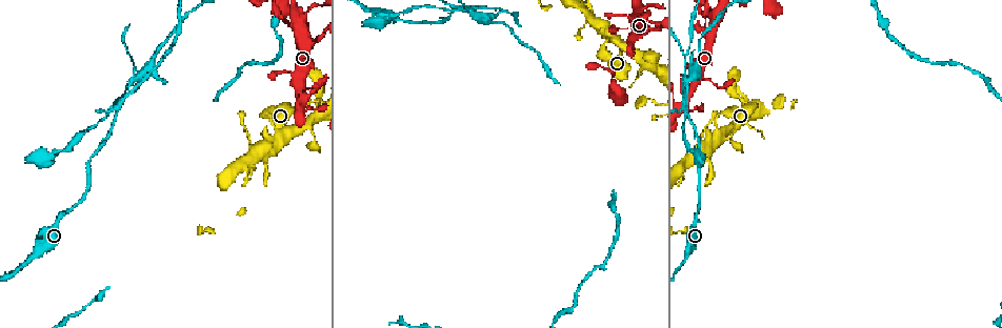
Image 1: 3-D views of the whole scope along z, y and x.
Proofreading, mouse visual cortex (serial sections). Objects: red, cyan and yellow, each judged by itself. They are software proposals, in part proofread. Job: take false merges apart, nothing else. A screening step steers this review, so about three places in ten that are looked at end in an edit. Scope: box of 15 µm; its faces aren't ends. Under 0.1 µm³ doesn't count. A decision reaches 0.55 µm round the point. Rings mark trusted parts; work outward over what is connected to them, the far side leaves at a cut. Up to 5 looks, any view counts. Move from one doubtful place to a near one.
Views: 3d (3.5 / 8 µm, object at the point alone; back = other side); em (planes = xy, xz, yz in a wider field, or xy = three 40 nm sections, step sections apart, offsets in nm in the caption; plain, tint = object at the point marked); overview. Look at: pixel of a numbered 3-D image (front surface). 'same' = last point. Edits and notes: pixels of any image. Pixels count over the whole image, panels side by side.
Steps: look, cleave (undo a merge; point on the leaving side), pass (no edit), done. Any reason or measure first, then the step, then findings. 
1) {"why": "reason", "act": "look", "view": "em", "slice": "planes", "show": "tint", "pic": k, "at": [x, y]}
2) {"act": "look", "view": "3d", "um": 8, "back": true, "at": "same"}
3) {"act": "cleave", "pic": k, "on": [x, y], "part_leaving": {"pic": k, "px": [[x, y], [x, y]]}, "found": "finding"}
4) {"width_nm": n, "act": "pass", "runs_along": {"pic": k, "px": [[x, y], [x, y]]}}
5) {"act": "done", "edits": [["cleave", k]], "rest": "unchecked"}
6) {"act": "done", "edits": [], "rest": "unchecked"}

{"why": "thick turns thin", "act": "look", "view": "3d", "um": 8, "pic": 1, "at": [721, 136]}

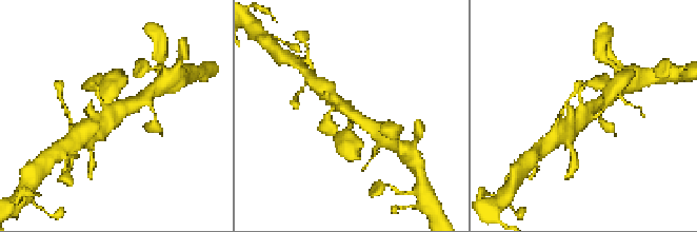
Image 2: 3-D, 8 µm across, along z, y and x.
{"arms": 4, "arm_widths_nm": [150, 200, 400, 450], "act": "look", "view": "em", "slice": "xy", "step": 3, "show": "tint", "pic": 2, "at": [587, 116]}

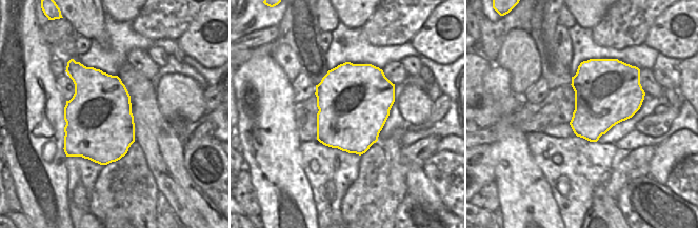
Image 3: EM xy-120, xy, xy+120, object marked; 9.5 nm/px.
{"act": "pass", "runs_along": {"pic": 2, "px": [[606, 99], [595, 118], [569, 130]]}, "found": "continuous, no second cell"}

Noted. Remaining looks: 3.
{"why": "three-way junction", "act": "look", "view": "3d", "um": 3.5, "back": true, "pic": 1, "at": [241, 164]}

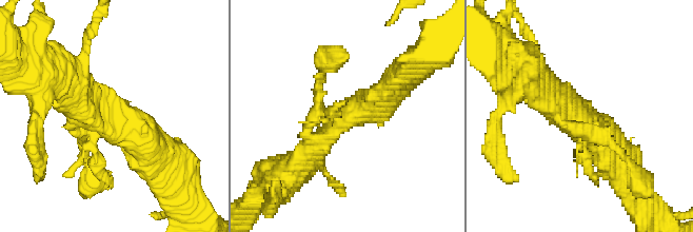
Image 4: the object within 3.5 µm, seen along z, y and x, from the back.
{"act": "cleave", "pic": 4, "on": [97, 175], "part_leaving": {"pic": 4, "px": [[87, 131], [80, 134], [80, 157]]}, "found": "two cells meet here"}

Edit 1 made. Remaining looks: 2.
{"act": "done", "edits": [["cleave", 4]], "rest": "unchecked"}

